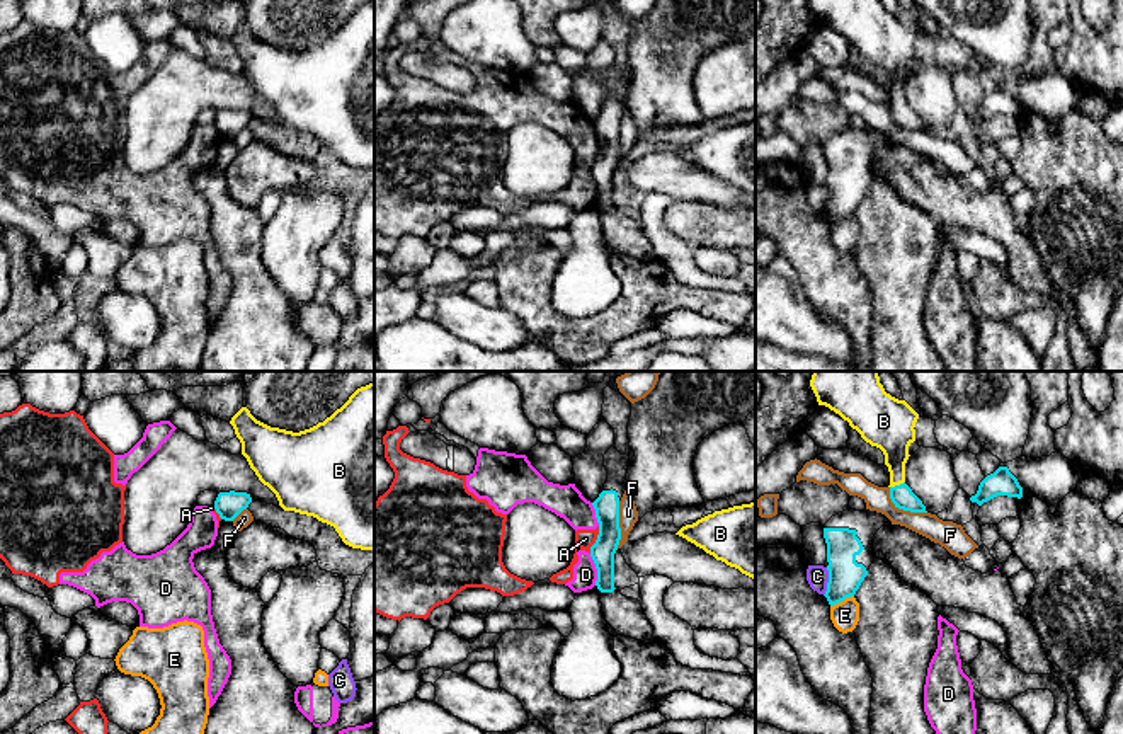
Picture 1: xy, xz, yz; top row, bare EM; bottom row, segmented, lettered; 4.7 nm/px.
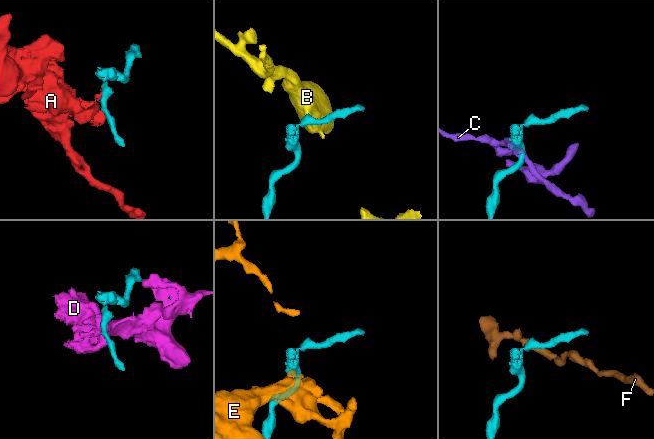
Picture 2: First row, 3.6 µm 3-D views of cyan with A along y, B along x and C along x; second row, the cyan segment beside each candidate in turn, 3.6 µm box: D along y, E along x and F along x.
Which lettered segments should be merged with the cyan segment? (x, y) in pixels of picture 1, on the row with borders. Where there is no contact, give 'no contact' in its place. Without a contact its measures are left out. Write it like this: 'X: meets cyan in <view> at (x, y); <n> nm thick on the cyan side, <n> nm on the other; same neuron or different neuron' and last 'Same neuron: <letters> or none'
A: meets cyan in xz at (596, 540); 120 nm thick on the cyan side, 90 nm on the other; different neuron
B: meets cyan in yz at (897, 486); 110 nm thick on the cyan side, 190 nm on the other; same neuron
C: meets cyan in yz at (829, 581); 160 nm thick on the cyan side, 110 nm on the other; different neuron
D: meets cyan in xz at (596, 567); 110 nm thick on the cyan side, 110 nm on the other; different neuron
E: meets cyan in yz at (841, 600); 160 nm thick on the cyan side, 140 nm on the other; different neuron
F: meets cyan in yz at (902, 508); 110 nm thick on the cyan side, 120 nm on the other; different neuron
Same neuron: B

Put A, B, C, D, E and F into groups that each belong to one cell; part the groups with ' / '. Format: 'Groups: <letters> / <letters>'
Groups: A D / B / C / E / F

